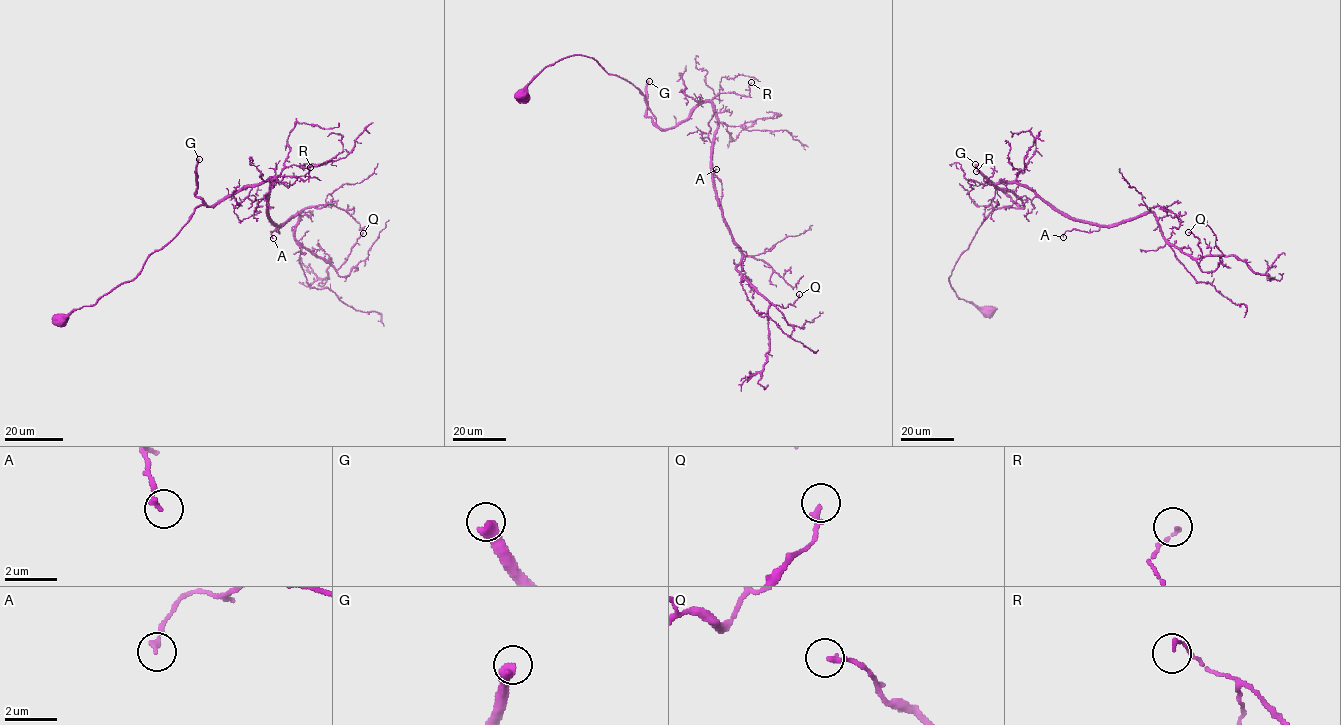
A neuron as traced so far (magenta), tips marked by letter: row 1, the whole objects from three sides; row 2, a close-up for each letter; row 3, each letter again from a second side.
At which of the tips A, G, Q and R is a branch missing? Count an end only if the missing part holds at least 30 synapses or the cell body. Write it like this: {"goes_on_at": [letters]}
{"goes_on_at": ["G"]}

